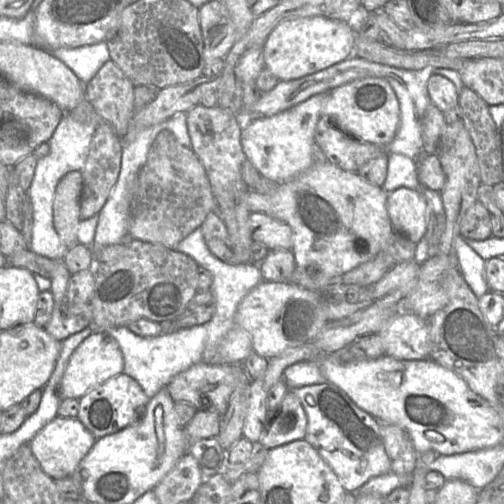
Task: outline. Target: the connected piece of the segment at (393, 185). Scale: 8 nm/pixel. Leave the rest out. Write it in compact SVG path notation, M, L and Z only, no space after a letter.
M389 153L387 176L384 184L382 185L382 188L386 192L391 193L392 191L400 187L407 187L411 189L417 189L417 190L420 190L420 187L426 189L421 186L418 180L417 160L415 158L410 158L401 153Z

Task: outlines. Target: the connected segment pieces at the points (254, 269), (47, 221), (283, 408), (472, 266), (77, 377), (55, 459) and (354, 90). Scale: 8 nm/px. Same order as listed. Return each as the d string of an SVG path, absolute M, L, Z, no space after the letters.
M201 227L184 238L175 247L175 250L192 257L200 266L209 270L213 276L213 283L209 290L215 297L216 309L207 323L207 339L202 361L217 363L217 348L227 332L235 326L235 312L241 301L263 280L261 271L255 263L229 264L219 259L206 245Z
M95 110L93 116L87 116L83 122L76 120L70 114L64 114L48 141L50 147L49 154L37 159L34 177L27 190L27 196L30 199L33 211L30 250L40 256L55 261L63 261L66 255L68 248L57 233L53 221L53 204L56 187L60 179L68 172L82 171L93 135L101 121Z
M289 389L276 411L267 408L266 423L256 446L271 449L304 439L306 430L306 412L299 398Z
M461 236L454 238L454 253L458 258L462 275L476 297L479 299L490 292L485 279L484 258L477 254Z
M93 331L74 350L59 387L61 399L80 399L90 389L124 372L124 358L118 342L107 331Z
M58 415L31 439L29 446L45 473L53 479L60 479L71 476L96 439L78 418Z
M368 77L329 91L323 116L330 116L342 131L357 140L387 147L396 135L400 108L395 92L385 79Z

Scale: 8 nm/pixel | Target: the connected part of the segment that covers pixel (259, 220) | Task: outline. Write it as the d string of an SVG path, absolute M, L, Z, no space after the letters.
M251 212L249 225L253 241L264 243L270 250L291 250L293 233L287 223L262 212Z

